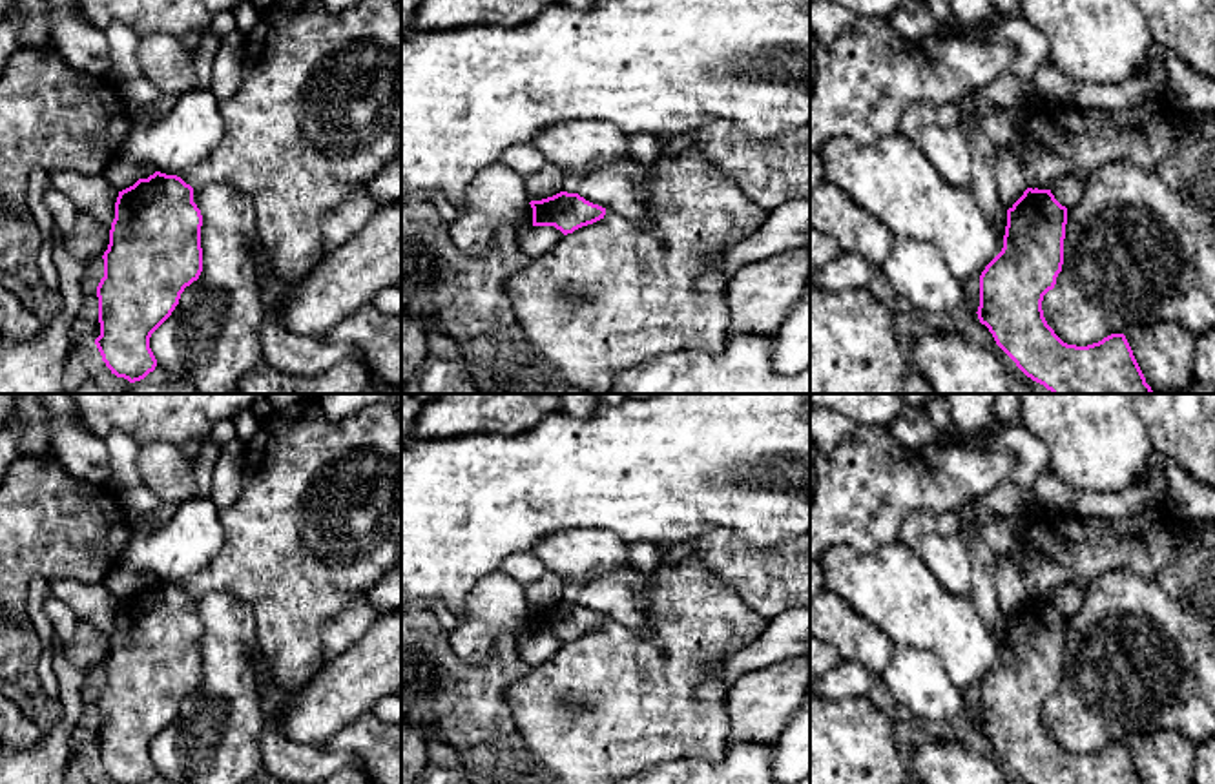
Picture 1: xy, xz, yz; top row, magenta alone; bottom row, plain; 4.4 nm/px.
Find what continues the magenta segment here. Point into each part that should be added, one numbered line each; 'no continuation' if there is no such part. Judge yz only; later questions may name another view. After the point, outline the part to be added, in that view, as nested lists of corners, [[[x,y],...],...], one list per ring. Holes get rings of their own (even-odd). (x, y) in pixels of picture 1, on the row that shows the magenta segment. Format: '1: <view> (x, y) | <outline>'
no continuation

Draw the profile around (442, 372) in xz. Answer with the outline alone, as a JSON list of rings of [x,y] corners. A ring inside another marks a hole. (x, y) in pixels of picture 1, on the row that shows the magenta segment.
[[[427,330],[427,356],[405,394],[482,394],[463,368],[458,343],[443,330]]]

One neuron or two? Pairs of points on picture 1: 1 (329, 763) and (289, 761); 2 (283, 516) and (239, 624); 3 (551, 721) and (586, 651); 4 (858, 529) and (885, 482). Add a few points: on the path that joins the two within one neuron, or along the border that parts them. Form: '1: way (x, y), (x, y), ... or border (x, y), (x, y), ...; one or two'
1: way (320, 763), (298, 763); one
2: border (205, 593), (239, 597), (252, 611), (258, 646); two
3: way (555, 704), (555, 699), (586, 668); one
4: way (863, 518), (863, 504), (874, 493); one

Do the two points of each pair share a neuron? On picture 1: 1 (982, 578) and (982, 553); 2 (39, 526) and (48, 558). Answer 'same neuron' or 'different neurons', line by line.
1: same neuron
2: same neuron

